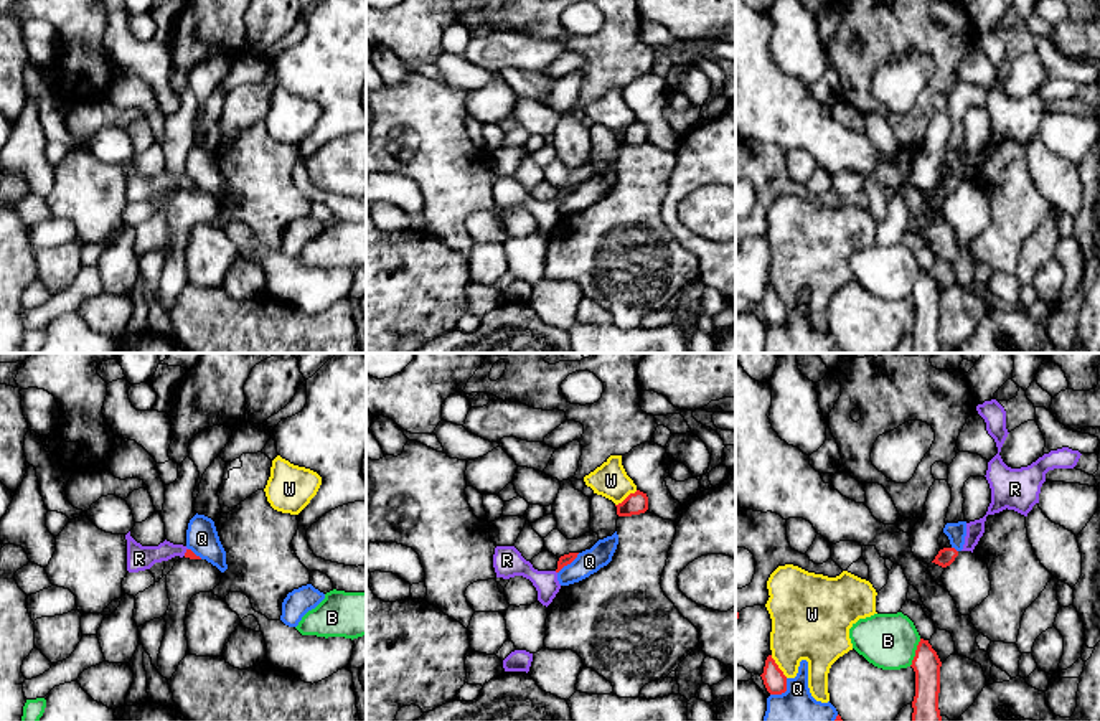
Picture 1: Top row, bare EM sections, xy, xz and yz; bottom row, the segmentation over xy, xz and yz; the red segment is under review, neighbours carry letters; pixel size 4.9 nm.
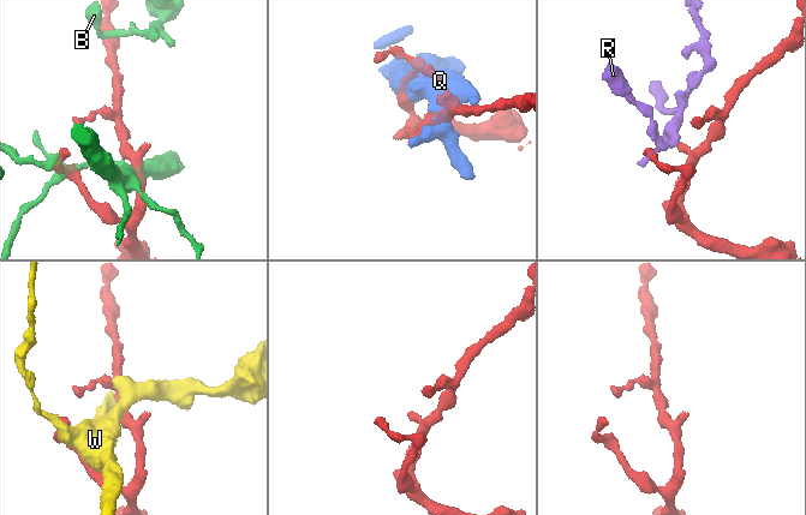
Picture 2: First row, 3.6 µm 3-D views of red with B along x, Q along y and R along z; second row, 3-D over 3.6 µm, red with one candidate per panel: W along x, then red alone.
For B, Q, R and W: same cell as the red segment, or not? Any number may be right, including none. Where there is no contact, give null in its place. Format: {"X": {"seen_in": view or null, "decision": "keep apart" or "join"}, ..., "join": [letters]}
{"B": {"seen_in": "yz", "decision": "keep apart"}, "Q": {"seen_in": "yz", "decision": "keep apart"}, "R": {"seen_in": "xy", "decision": "join"}, "W": {"seen_in": "yz", "decision": "keep apart"}, "join": ["R"]}

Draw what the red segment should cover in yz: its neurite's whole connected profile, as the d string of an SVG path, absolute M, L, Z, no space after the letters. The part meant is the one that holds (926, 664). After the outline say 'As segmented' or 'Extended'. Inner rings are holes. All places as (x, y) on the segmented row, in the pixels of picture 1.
M920 639L910 667L915 672L912 721L942 721L938 709L942 662L928 640Z. As segmented

